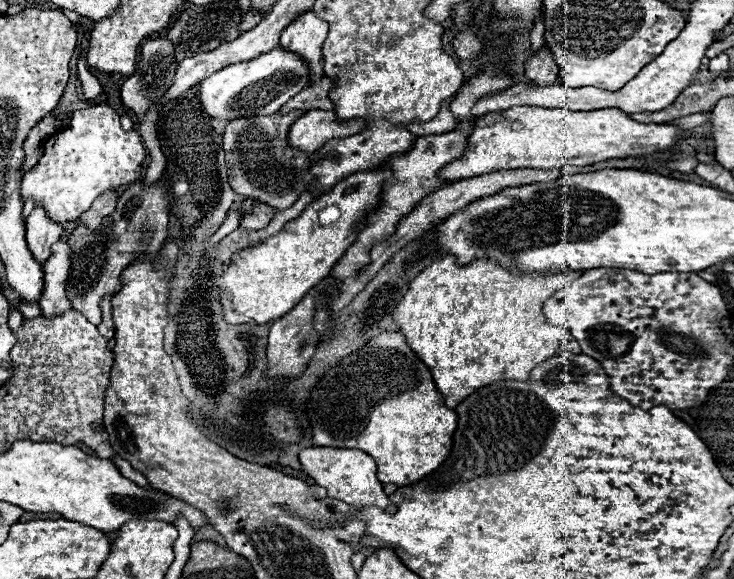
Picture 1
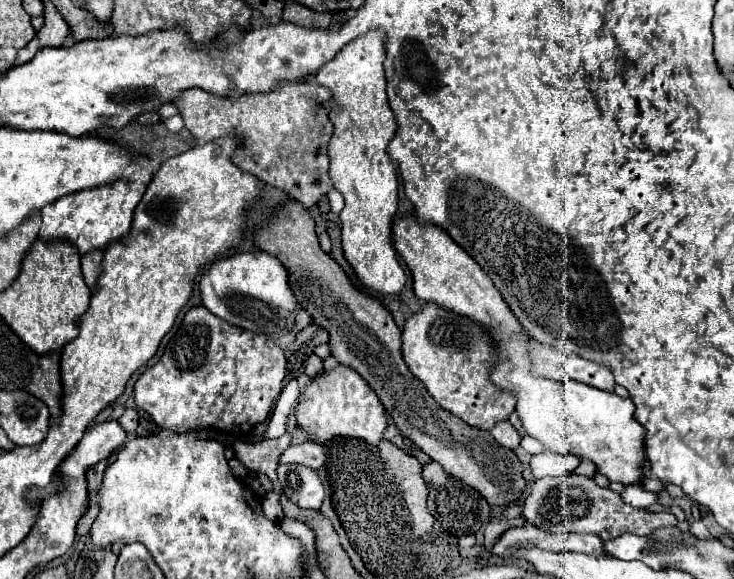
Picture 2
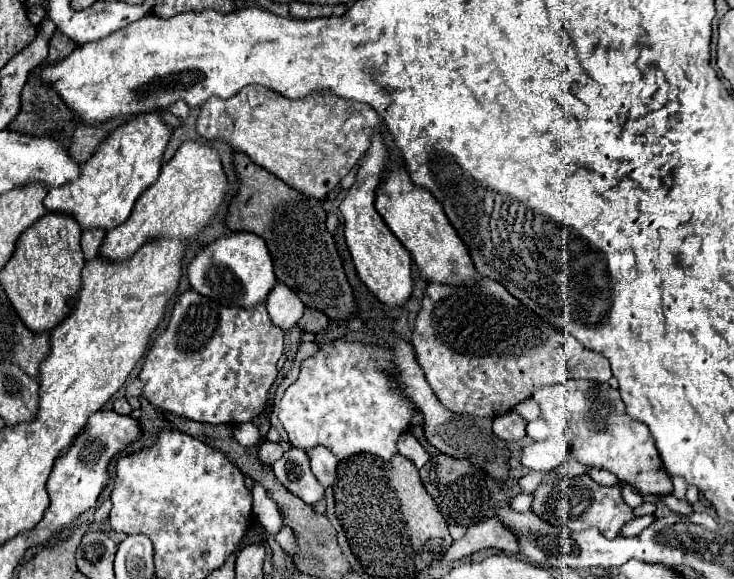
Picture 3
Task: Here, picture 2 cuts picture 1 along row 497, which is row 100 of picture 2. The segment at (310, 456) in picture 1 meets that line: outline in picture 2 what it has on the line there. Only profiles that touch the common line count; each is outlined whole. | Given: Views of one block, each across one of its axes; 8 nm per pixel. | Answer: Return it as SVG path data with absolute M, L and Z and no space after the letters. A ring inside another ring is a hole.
M370 30L364 36L358 36L354 42L346 44L330 62L326 62L318 70L316 82L332 92L330 122L334 126L334 136L330 140L330 150L328 150L330 156L328 176L332 178L334 188L344 196L344 210L340 212L344 256L348 264L354 268L358 280L364 282L368 288L378 290L382 294L398 294L406 284L406 274L396 258L390 240L392 216L398 210L398 178L396 178L396 168L386 152L398 124L386 96L386 74L382 66L384 46L386 46L384 30Z

